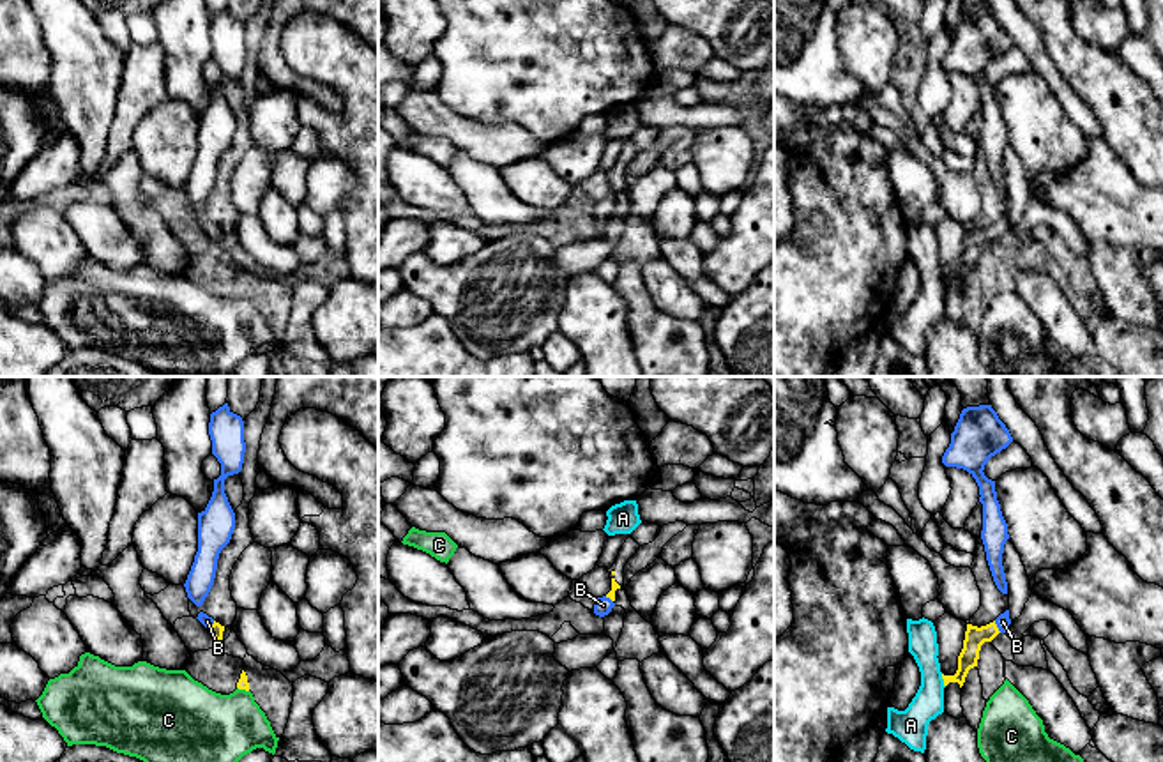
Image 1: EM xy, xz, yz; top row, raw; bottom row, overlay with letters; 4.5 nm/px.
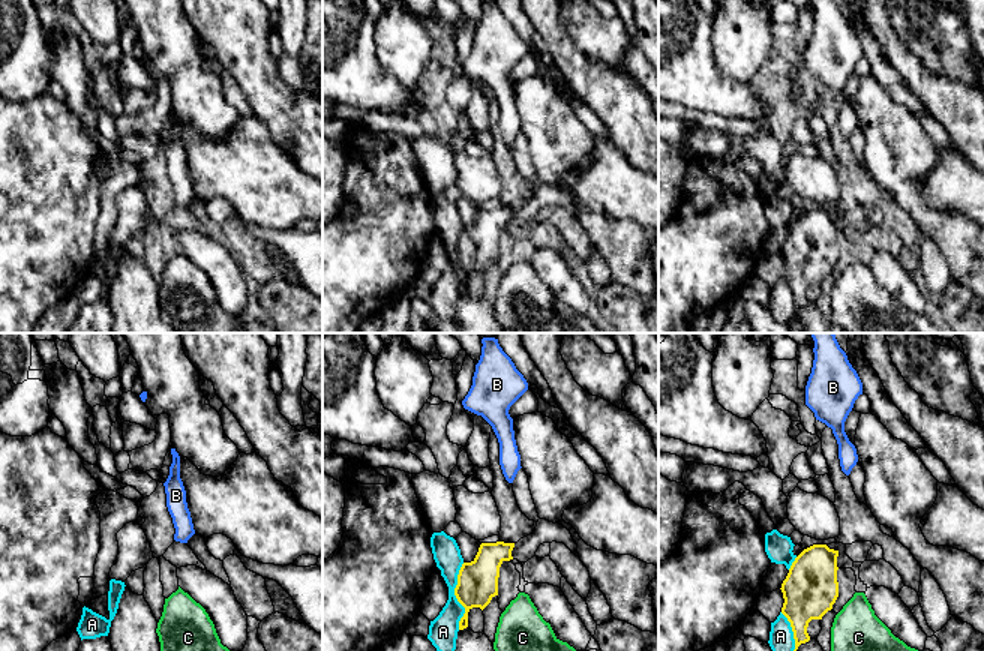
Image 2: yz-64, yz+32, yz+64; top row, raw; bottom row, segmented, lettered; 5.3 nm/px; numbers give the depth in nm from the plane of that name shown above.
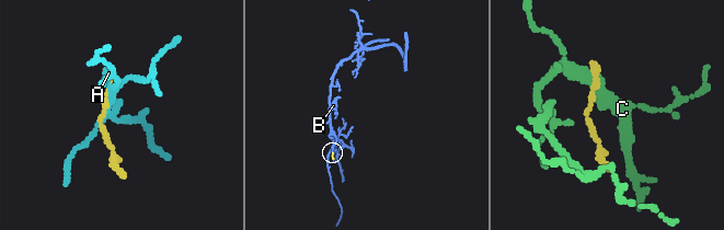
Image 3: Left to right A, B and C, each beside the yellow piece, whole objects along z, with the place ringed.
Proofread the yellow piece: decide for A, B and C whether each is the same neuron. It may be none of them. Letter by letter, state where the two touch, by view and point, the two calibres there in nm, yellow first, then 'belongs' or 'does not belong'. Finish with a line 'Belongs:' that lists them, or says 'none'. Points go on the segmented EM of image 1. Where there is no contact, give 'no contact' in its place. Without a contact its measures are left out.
A: meets yellow in yz at (944, 681); 100 nm thick on the yellow side, 140 nm on the other; does not belong
B: meets yellow in yz at (995, 626); 100 nm thick on the yellow side, 70 nm on the other; belongs
C: meets yellow in xy at (243, 688); 50 nm thick on the yellow side, 320 nm on the other; does not belong
Belongs: B

